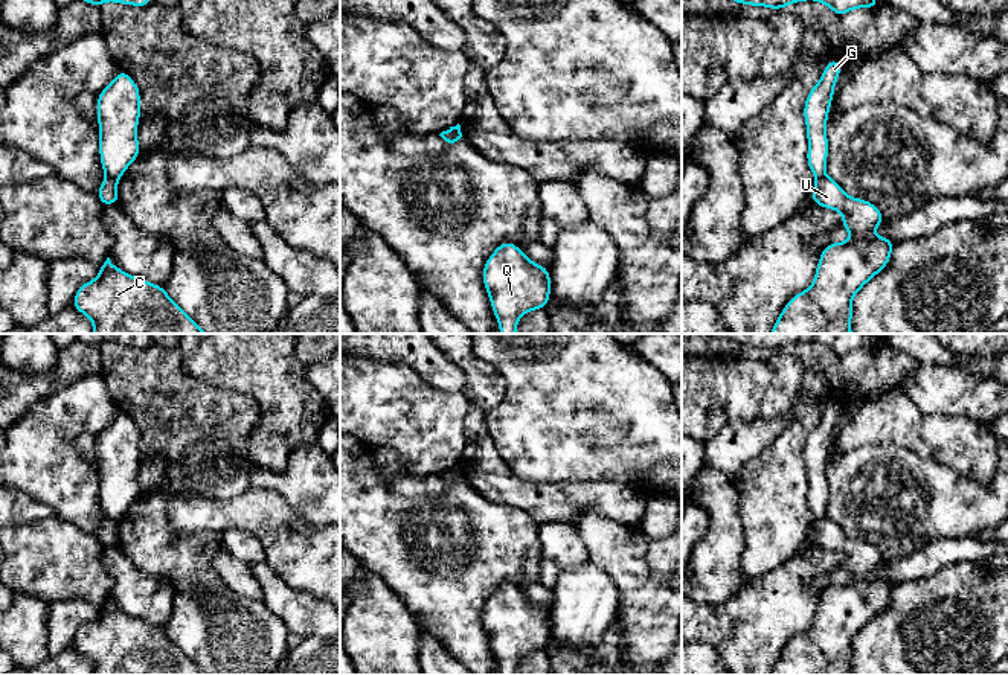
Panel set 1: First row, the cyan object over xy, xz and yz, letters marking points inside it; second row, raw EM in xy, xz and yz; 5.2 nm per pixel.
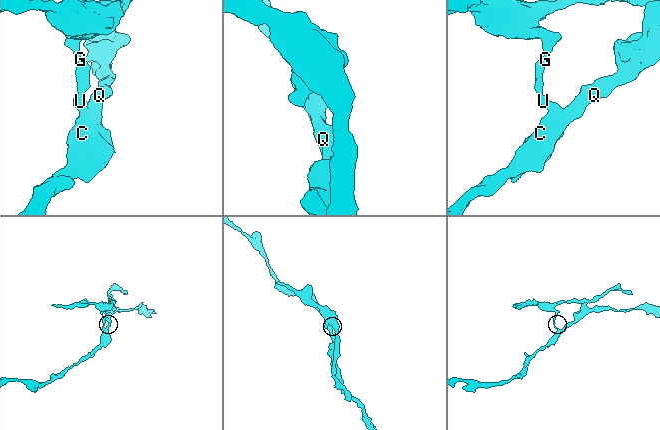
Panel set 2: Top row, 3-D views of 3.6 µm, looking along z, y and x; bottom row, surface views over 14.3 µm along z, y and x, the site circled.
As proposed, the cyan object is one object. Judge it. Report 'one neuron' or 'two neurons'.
two neurons

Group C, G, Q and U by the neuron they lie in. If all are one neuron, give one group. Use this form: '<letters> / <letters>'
C Q U / G

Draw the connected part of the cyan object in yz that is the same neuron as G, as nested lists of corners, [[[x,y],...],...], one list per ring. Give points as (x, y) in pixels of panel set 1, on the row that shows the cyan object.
[[[828,59],[825,72],[819,82],[810,90],[804,105],[808,139],[807,163],[816,178],[825,175],[825,163],[828,157],[825,126],[831,110],[830,102],[834,98],[834,85],[842,69],[843,66],[840,61]]]

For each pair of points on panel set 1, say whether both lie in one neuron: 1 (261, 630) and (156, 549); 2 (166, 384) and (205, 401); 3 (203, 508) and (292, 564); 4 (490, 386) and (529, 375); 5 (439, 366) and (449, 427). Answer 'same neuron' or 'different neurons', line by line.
1: same neuron
2: same neuron
3: same neuron
4: different neurons
5: different neurons

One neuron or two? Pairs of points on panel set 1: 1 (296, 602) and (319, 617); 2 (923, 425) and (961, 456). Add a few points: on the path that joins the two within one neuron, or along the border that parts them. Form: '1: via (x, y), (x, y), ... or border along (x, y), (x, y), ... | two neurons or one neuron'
1: via (302, 608), (313, 616) | one neuron
2: via (932, 435), (944, 439), (952, 447) | one neuron

